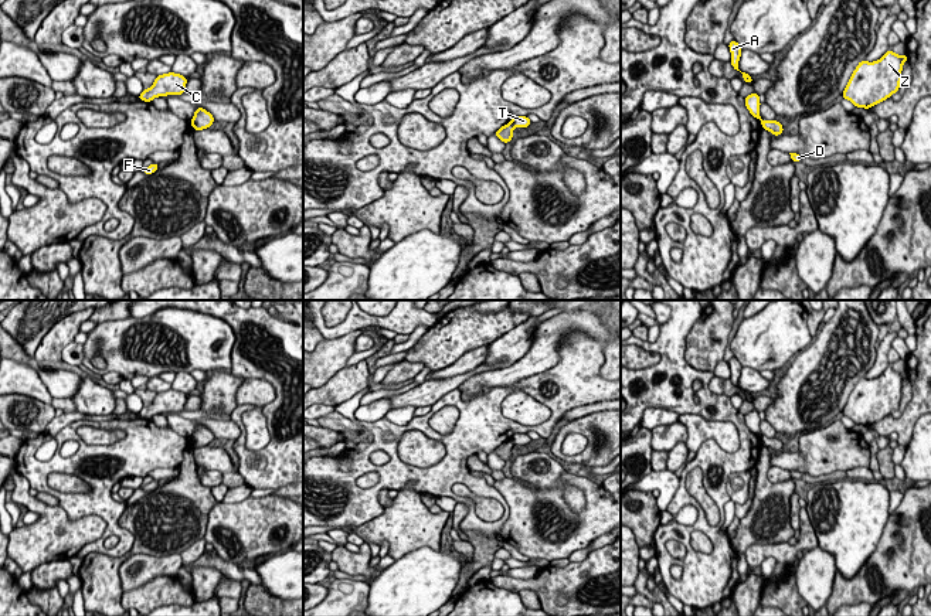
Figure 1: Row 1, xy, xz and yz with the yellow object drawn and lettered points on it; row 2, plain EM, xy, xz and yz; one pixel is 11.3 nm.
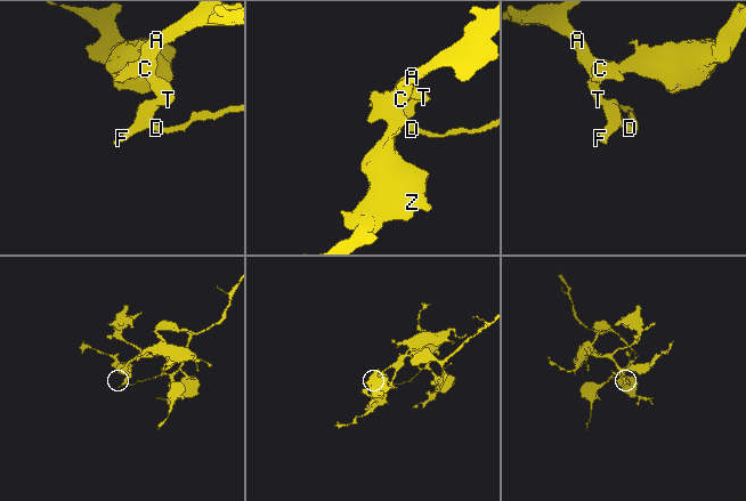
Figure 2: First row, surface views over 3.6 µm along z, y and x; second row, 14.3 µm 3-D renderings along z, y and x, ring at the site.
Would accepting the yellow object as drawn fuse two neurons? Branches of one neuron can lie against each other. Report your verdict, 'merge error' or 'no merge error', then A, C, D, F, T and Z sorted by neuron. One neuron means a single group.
merge error | A C T Z / D F

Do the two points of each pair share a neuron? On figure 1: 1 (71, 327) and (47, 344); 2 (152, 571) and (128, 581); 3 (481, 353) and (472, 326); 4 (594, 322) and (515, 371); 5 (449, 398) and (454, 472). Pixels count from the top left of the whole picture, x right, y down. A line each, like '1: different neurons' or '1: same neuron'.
1: same neuron
2: same neuron
3: different neurons
4: same neuron
5: same neuron

